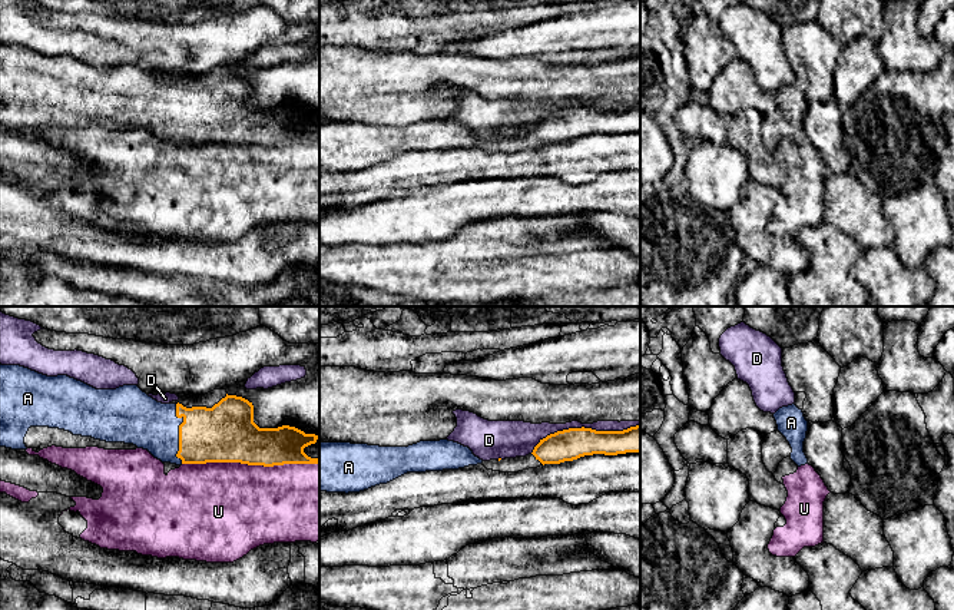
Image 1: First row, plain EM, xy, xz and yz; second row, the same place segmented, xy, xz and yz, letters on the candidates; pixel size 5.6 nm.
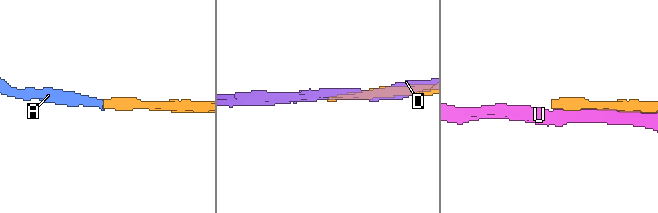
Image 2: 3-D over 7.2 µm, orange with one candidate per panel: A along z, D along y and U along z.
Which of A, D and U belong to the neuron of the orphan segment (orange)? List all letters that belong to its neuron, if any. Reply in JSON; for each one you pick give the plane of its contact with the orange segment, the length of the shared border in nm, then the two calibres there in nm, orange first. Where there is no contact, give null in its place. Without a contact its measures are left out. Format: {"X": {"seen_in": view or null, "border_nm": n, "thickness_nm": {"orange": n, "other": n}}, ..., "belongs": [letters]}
{"A": {"seen_in": "xy", "border_nm": 340, "thickness_nm": {"orange": 320, "other": 280}}, "belongs": ["A"]}

